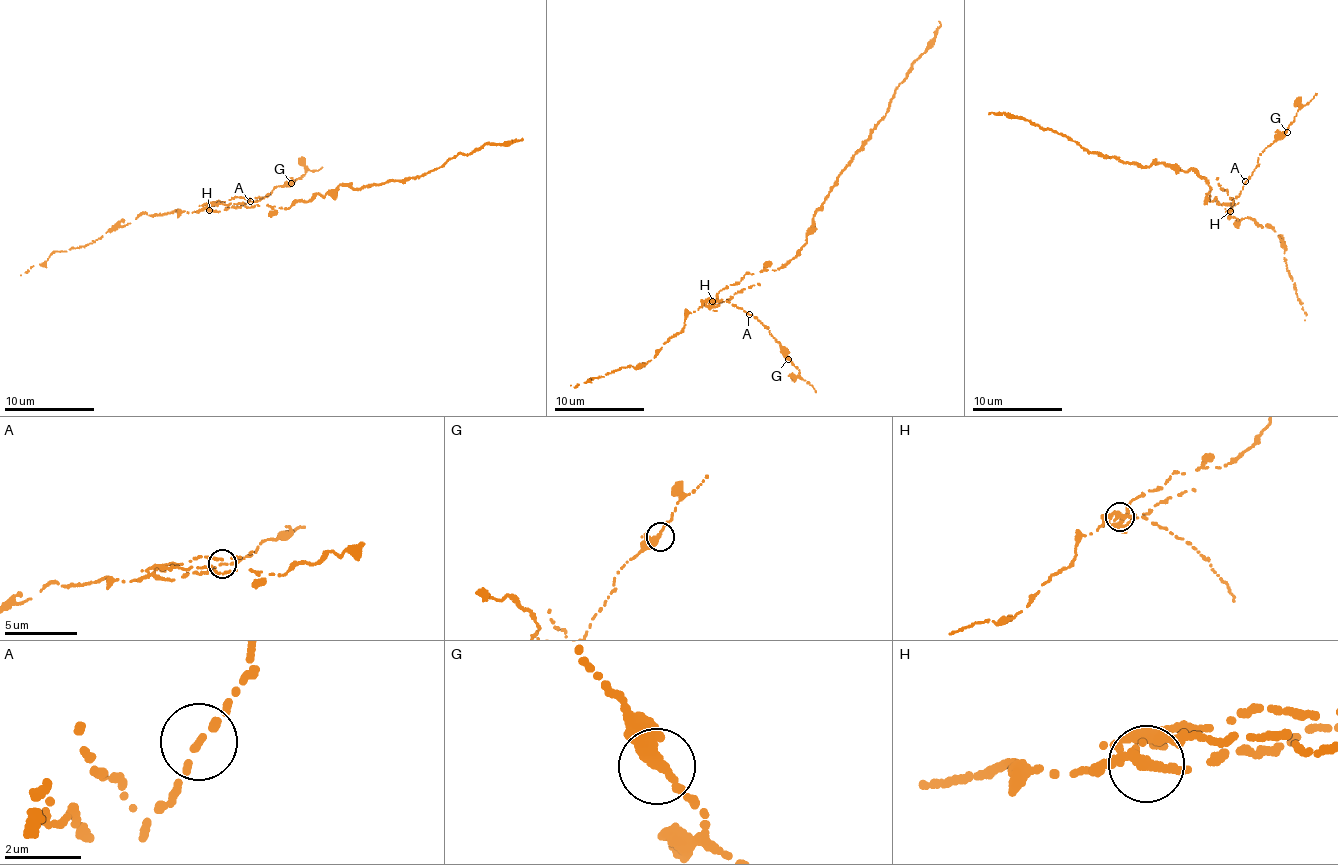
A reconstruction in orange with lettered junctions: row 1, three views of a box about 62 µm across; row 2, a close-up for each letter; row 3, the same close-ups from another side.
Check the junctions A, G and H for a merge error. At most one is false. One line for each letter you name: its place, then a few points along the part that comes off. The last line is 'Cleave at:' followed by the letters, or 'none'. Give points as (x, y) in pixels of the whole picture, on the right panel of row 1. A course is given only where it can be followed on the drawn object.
H: place (1230, 211); course (1229, 211), (1228, 203), (1208, 199), (1212, 188), (1191, 170), (1090, 153), (1020, 116), (989, 113)
Cleave at: H

